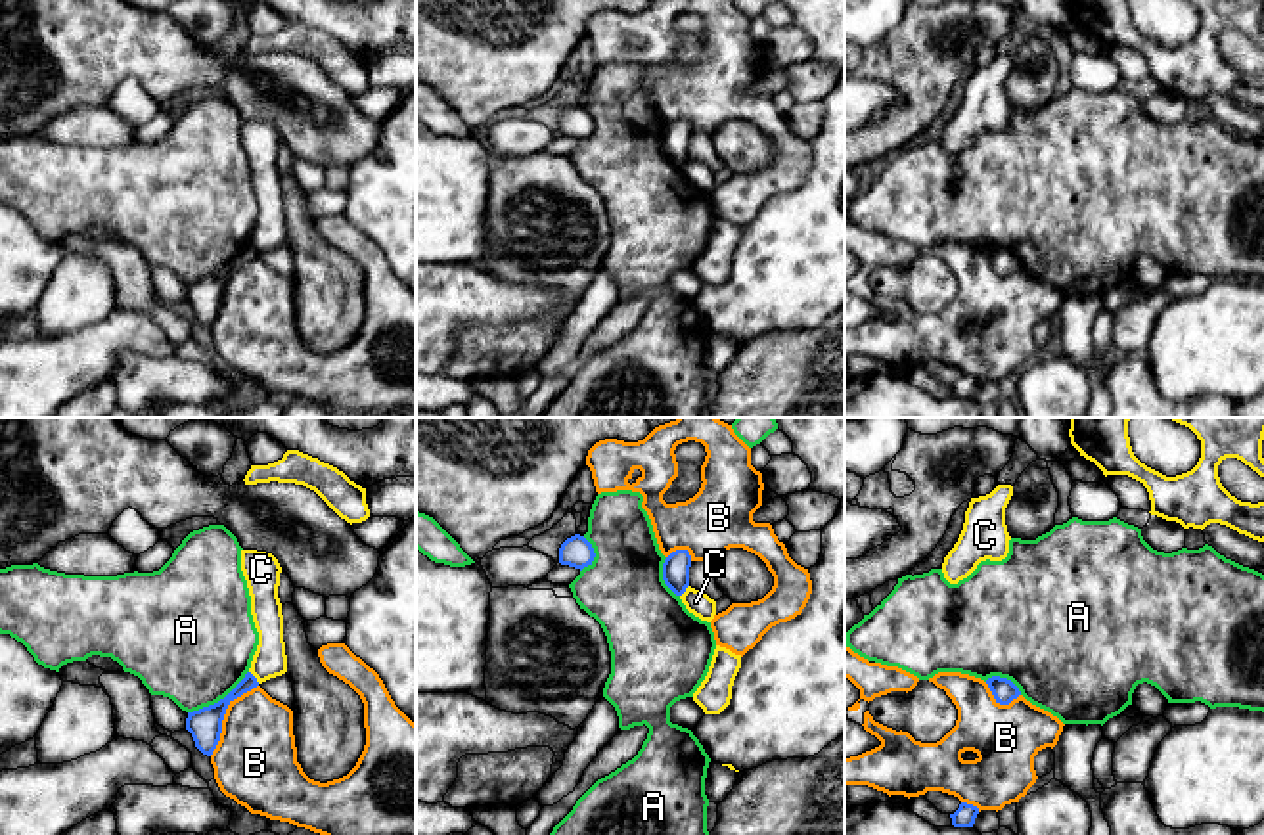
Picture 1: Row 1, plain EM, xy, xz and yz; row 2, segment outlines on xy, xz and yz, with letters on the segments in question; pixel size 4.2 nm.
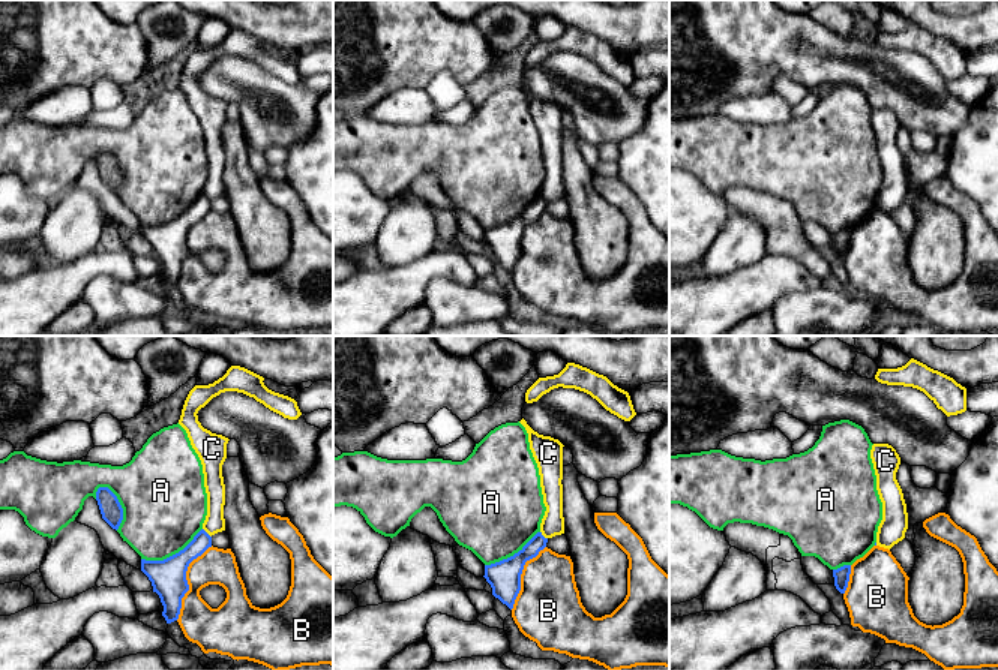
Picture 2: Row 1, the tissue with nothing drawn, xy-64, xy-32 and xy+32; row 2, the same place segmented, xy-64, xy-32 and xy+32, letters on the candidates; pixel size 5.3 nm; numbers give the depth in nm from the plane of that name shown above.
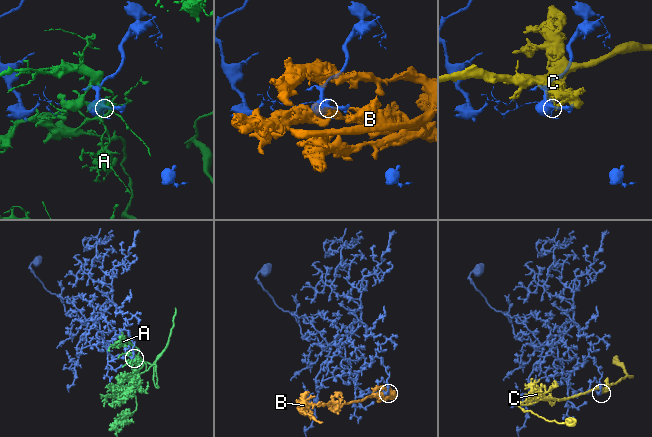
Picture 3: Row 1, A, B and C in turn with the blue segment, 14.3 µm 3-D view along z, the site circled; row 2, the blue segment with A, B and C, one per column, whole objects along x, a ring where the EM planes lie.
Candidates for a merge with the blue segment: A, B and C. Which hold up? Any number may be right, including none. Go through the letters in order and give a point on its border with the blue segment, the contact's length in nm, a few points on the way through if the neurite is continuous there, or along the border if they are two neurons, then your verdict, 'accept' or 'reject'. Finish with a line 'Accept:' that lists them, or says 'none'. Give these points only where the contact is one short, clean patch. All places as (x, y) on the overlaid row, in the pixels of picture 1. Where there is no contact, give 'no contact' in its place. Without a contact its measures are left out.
A: contact xy (221, 699); length 320 nm; reject
B: contact xy (223, 717); length 360 nm; reject
C: contact xy (253, 677); length 70 nm; border xy (249, 671), (259, 682); reject
Accept: none

